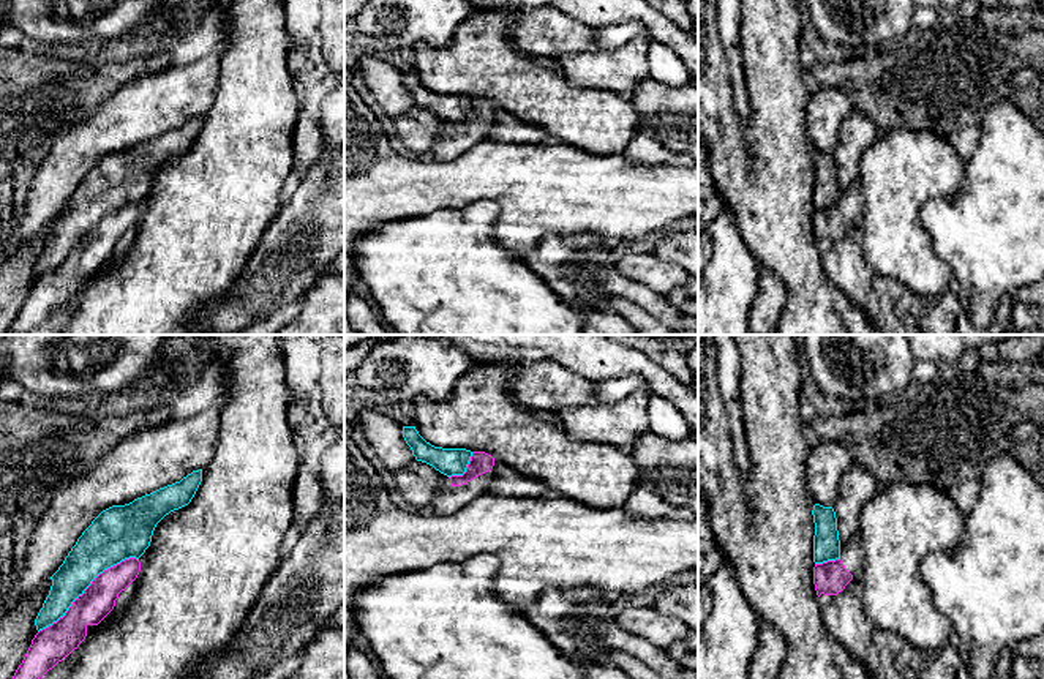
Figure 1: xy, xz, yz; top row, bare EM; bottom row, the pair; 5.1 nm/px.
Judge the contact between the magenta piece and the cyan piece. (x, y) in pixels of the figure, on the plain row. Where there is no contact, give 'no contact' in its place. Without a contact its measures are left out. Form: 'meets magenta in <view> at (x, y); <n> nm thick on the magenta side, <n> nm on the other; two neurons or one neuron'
meets magenta in xy at (87, 234); 170 nm thick on the magenta side, 240 nm on the other; two neurons

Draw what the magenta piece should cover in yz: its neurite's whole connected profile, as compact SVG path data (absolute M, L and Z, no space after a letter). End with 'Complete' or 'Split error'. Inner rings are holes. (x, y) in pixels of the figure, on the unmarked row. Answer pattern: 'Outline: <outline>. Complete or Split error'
Outline: M859 178L845 189L840 189L840 204L813 213L813 231L817 242L837 242L854 226L864 223L864 205Z. Split error

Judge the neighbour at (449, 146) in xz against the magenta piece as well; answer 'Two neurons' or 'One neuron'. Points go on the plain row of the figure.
One neuron

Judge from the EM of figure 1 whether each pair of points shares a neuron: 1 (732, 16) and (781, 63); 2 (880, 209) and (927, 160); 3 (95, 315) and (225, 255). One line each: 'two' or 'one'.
1: two
2: one
3: one

